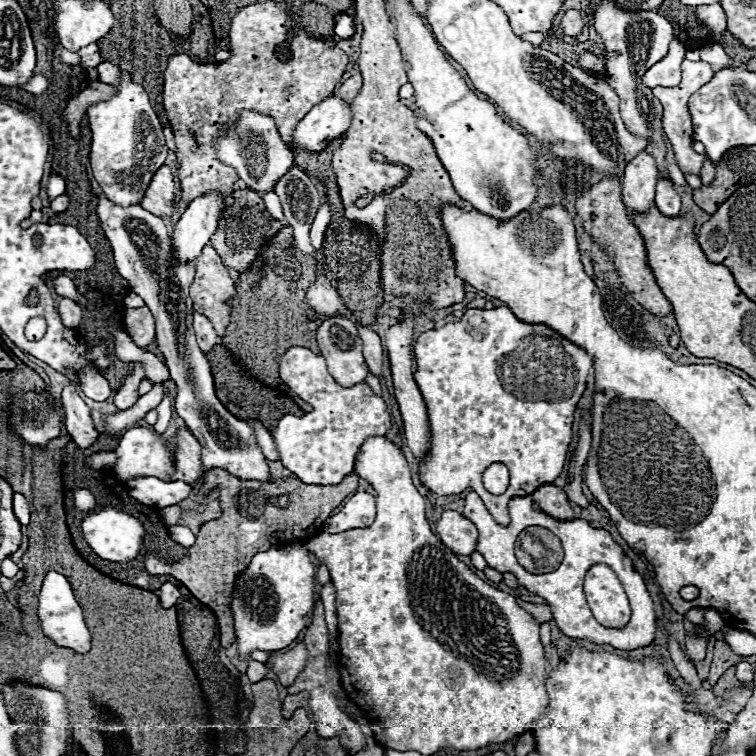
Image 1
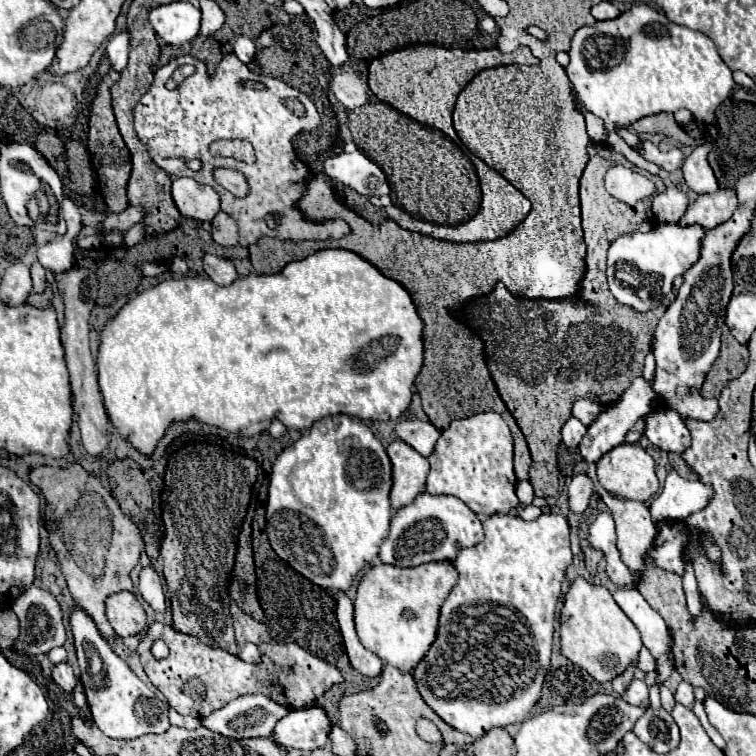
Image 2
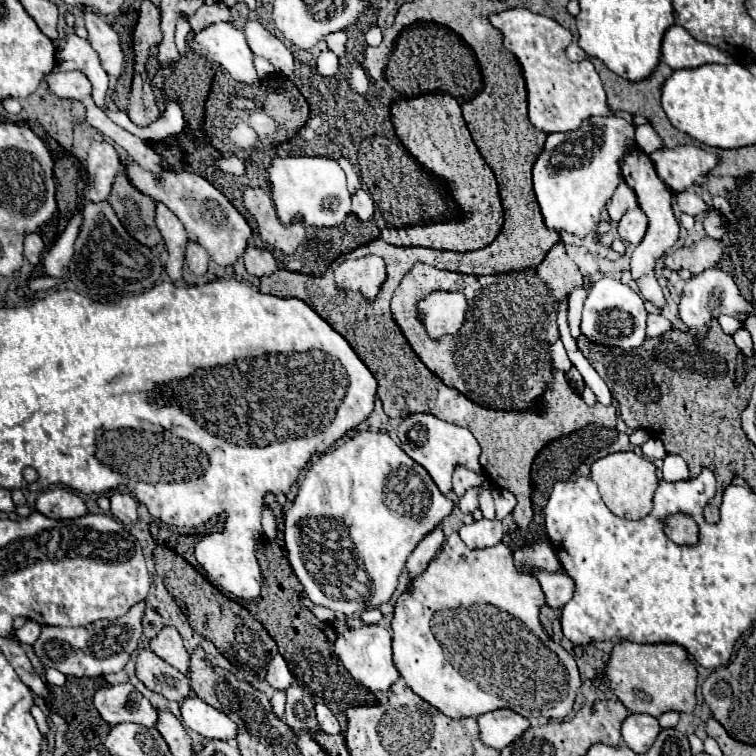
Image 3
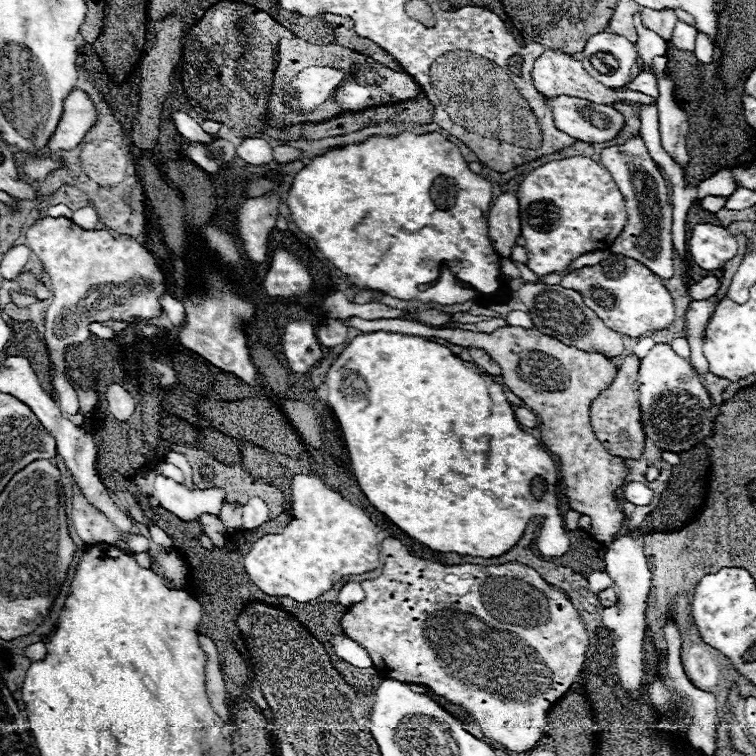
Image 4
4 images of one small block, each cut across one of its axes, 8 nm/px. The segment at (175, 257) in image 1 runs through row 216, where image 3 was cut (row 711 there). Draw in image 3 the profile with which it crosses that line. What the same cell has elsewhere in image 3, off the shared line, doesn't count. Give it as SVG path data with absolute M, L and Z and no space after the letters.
M190 692L188 700L180 704L182 722L202 734L206 740L234 740L238 726L222 712L218 712L214 706L202 702L194 692Z

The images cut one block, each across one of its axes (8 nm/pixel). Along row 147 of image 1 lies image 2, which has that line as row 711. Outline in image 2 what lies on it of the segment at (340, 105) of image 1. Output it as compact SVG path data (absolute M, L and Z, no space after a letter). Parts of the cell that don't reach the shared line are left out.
M308 706L300 712L290 710L274 728L274 740L286 748L316 750L326 746L332 722L324 708Z

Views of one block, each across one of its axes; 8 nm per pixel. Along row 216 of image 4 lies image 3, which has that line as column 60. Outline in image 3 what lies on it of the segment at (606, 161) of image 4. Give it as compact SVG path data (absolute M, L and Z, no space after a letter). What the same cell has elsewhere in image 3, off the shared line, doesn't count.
M142 600L116 620L98 620L84 628L42 626L40 638L34 644L34 652L46 668L56 668L66 676L98 678L112 672L120 672L130 660L130 654L138 648L138 642L142 638L144 608L146 602Z

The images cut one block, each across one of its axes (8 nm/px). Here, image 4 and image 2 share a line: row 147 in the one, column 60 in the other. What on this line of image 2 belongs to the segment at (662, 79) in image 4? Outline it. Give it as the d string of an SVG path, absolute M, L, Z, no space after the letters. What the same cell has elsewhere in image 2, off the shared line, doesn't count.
M56 664L54 670L52 670L52 680L64 688L66 692L72 692L74 686L76 686L76 678L74 678L74 672L70 668L70 664Z

